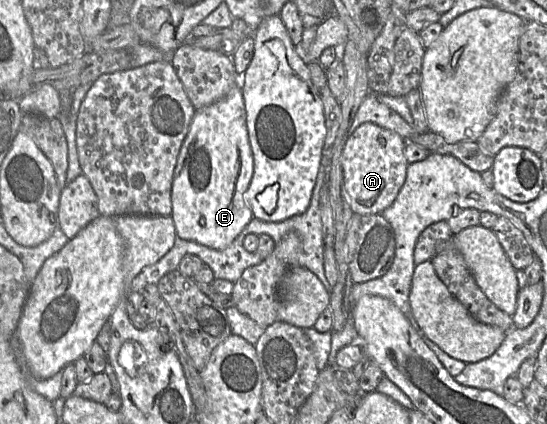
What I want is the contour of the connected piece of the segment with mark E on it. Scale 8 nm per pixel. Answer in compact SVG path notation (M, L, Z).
M239 81L228 94L197 109L180 149L172 181L172 214L177 236L216 250L228 247L252 220L245 200L254 171Z

